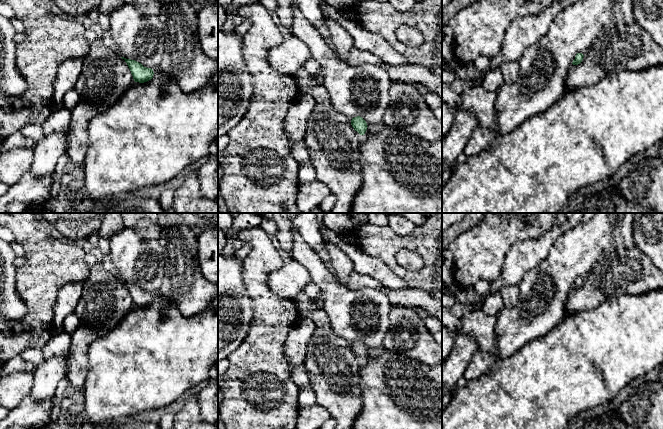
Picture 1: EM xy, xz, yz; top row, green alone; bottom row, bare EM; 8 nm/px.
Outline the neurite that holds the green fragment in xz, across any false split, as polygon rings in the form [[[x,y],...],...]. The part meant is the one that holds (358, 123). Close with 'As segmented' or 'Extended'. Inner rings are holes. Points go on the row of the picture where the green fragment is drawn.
[[[360,116],[352,118],[351,125],[360,135],[364,135],[368,127],[366,121]]]. As segmented

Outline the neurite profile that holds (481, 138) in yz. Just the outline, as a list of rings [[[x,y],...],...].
[[[478,126],[473,130],[463,153],[467,157],[471,157],[487,150],[495,138],[497,136],[493,130]]]

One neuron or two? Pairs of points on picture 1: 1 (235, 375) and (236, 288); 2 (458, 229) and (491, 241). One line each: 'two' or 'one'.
1: two
2: two

